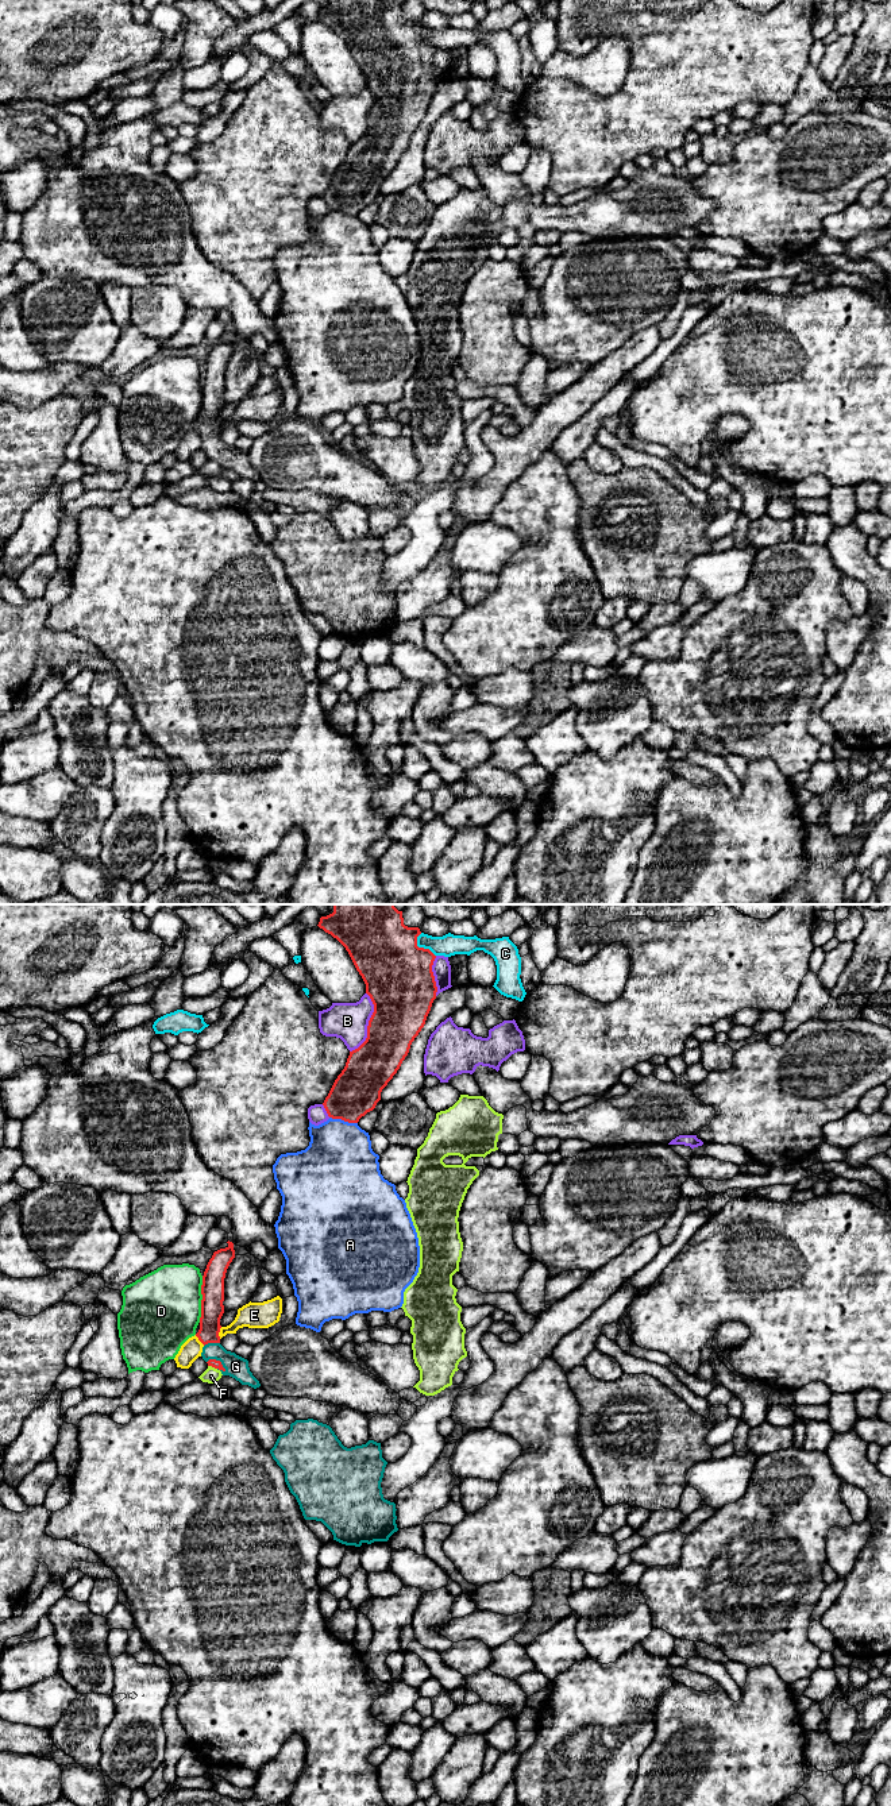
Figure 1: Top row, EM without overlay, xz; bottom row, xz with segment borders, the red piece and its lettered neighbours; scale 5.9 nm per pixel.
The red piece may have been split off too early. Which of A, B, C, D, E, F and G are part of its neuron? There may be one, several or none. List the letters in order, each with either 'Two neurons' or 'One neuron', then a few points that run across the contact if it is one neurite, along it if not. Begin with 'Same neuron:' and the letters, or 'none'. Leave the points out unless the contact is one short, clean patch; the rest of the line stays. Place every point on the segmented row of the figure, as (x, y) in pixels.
Same neuron: G
A: Two neurons
B: Two neurons
C: Two neurons
D: Two neurons. Line: xz (203, 1276), (201, 1316), (199, 1322)
E: Two neurons. Line: xz (222, 1327), (219, 1338)
F: Two neurons. Line: xz (208, 1365), (216, 1369)
G: One neuron. Line: xz (215, 1363), (218, 1361), (226, 1361), (235, 1366)

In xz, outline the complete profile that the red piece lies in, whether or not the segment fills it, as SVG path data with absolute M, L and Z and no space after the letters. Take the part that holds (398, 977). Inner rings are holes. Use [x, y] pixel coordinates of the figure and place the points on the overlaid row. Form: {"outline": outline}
{"outline": "M333 904L333 912L321 916L317 926L346 948L374 1004L366 1041L350 1051L344 1069L323 1103L329 1118L358 1123L375 1108L382 1089L397 1073L425 1024L437 992L432 972L436 956L417 946L420 929L405 926L402 911L394 904Z"}

